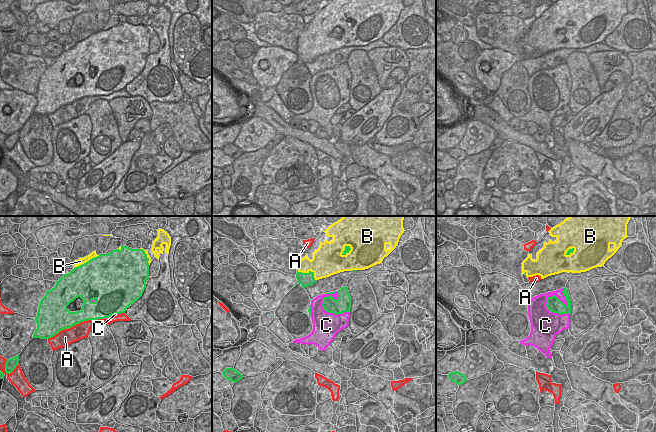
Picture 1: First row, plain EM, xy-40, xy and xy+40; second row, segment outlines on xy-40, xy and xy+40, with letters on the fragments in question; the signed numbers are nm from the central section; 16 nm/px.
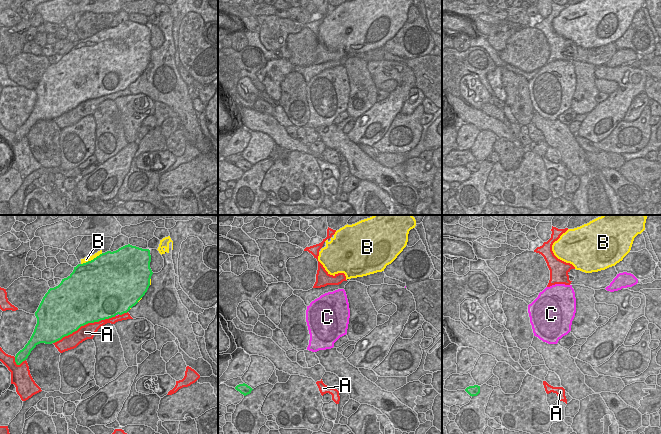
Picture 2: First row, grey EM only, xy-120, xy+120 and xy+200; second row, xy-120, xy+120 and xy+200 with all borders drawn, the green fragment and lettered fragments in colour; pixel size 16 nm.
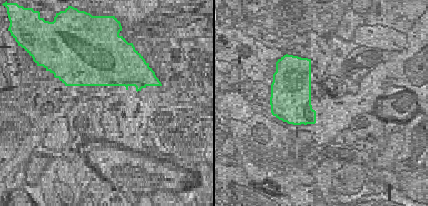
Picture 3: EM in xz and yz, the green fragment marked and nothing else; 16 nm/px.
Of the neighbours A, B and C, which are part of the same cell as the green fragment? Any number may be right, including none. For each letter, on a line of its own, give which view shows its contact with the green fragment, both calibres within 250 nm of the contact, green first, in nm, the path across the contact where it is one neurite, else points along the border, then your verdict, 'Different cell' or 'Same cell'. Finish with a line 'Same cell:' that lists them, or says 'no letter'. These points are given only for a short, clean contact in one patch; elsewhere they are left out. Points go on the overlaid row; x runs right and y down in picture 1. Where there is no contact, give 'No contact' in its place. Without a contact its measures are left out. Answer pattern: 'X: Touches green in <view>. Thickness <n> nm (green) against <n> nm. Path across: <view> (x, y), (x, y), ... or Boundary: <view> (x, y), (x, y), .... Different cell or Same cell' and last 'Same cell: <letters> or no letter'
A: Touches green in xy-40. Thickness 340 nm (green) against 260 nm. Different cell
B: Touches green in xy. Thickness 220 nm (green) against 380 nm. Same cell
C: Touches green in xy+40. Thickness 220 nm (green) against 160 nm. Different cell
Same cell: B.

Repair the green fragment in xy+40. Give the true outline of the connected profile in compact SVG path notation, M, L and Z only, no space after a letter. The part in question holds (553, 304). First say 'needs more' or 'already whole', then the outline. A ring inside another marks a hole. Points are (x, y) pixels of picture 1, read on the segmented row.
already whole; M565 287L562 291L564 294L567 304L565 305L562 301L558 299L556 295L547 298L546 307L550 312L562 314L571 314L571 300L569 296L568 289Z

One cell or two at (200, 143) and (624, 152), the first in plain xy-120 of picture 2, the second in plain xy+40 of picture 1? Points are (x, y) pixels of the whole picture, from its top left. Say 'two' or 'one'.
one

